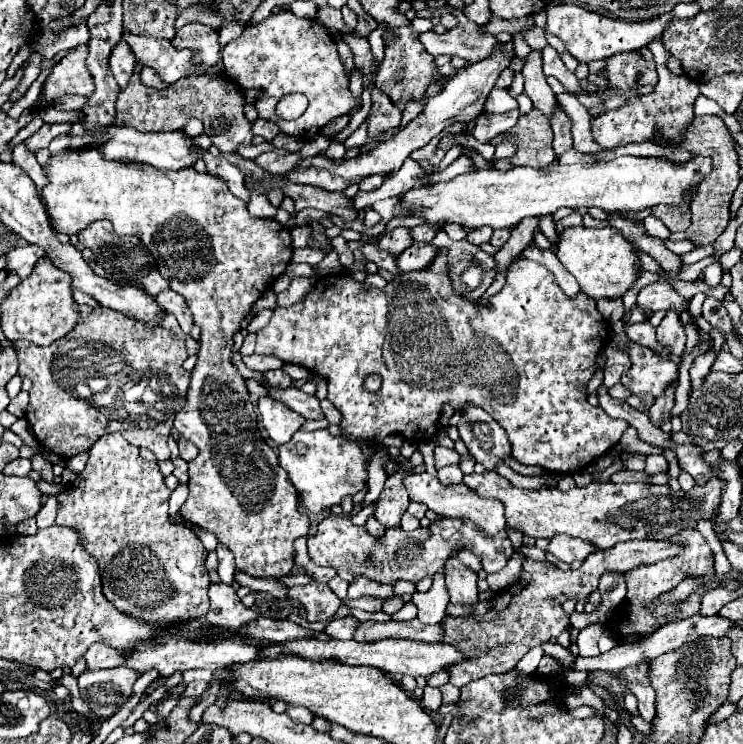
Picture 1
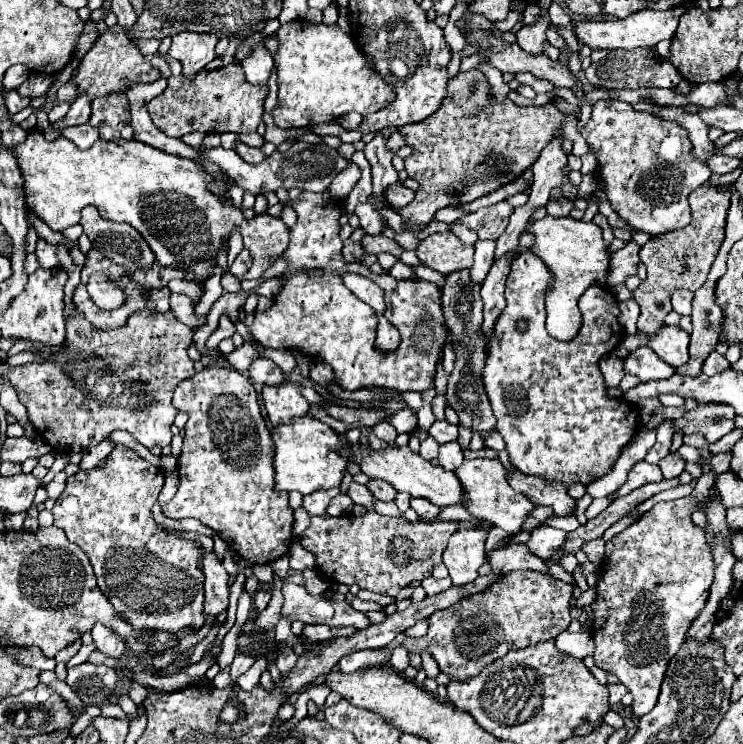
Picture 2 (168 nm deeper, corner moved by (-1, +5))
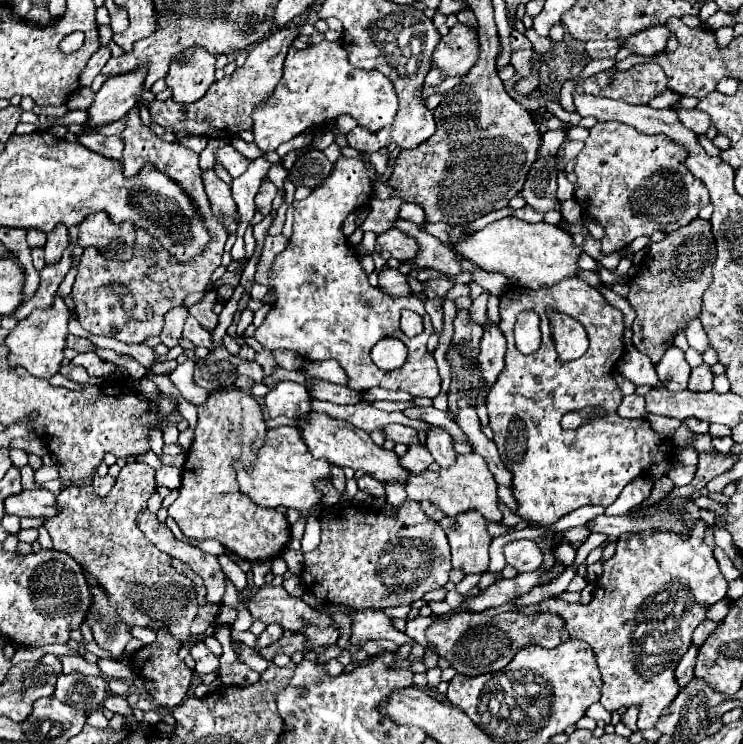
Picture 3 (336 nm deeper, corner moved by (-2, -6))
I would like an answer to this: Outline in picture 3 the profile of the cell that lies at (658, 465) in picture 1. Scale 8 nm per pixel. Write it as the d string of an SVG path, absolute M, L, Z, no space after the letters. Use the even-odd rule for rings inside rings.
M674 465L668 471L668 477L674 481L676 487L682 487L682 485L688 485L694 479L694 473L696 473L694 465Z

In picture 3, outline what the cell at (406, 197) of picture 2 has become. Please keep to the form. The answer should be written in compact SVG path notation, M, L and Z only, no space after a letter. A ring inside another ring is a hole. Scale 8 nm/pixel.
M404 203L400 207L400 219L406 219L406 221L412 221L416 225L422 225L426 221L426 215L424 215L424 209L416 203Z

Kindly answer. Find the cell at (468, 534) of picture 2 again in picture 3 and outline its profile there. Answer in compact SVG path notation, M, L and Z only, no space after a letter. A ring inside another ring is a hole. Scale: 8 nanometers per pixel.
M476 511L464 515L444 517L440 527L446 531L452 547L452 565L466 573L488 571L488 547L492 537L488 533L488 521Z

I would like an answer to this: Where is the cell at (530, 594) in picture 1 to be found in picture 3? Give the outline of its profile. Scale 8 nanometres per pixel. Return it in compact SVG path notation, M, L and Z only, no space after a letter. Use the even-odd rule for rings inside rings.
M464 611L460 615L452 615L448 621L434 621L434 625L426 631L430 643L436 645L440 657L448 659L450 665L462 675L482 675L504 669L520 649L530 645L540 645L546 649L558 647L568 641L570 635L564 629L564 621L554 613L542 615L518 615L518 613L502 613L498 617L488 619L484 613Z

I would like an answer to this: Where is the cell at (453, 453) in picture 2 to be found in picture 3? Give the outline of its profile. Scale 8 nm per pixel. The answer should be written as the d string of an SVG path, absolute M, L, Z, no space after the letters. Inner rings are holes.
M430 425L428 439L426 439L426 447L428 447L428 451L434 457L434 461L440 467L450 467L456 461L456 451L452 447L452 437L442 427Z

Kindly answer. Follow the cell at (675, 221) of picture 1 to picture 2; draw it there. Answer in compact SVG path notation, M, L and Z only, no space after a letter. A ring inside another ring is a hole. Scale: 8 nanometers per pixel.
M609 98L595 102L593 116L583 130L583 136L589 148L597 150L599 154L601 178L603 178L603 188L607 190L607 200L623 220L627 220L637 230L649 234L673 232L691 222L687 196L697 186L709 180L711 170L703 162L697 162L695 156L691 156L691 140L681 124L673 124L673 120L663 120L651 112L639 112L627 102Z

